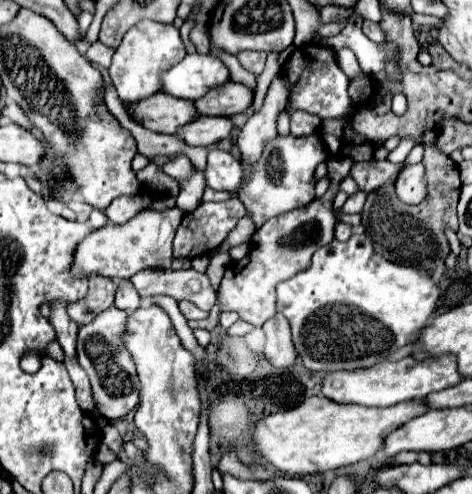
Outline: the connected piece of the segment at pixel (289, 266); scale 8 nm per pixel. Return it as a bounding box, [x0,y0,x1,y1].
[218,188,334,326]

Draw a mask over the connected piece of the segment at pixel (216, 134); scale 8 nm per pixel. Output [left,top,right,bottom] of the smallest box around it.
[176,116,234,146]

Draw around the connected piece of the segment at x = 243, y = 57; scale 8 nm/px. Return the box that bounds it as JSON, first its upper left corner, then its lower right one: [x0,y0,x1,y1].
[238,52,266,76]

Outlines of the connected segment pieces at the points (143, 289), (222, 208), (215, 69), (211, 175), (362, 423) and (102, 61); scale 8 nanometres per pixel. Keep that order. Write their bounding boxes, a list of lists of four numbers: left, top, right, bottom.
[[132,268,216,310],[174,198,246,258],[162,54,230,100],[204,148,240,190],[254,396,428,474],[86,42,114,68]]

